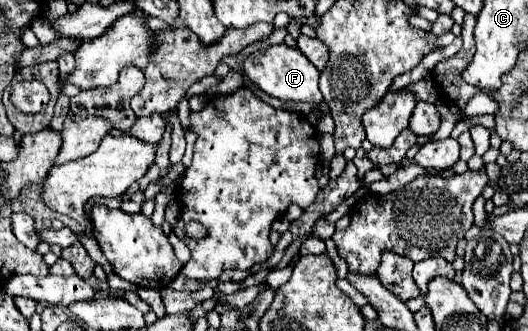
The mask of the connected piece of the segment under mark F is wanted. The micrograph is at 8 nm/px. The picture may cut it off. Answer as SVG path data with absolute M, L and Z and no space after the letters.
M285 43L275 45L271 49L259 49L245 59L245 75L267 95L277 97L281 101L301 101L301 103L313 103L319 105L323 101L323 95L319 91L319 71L311 65L311 61L297 49L287 47Z

